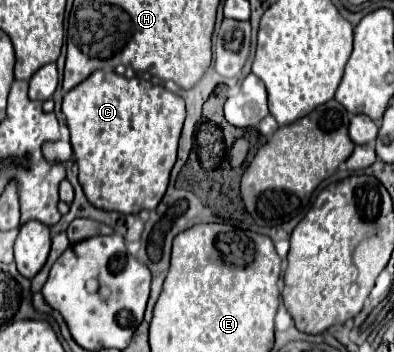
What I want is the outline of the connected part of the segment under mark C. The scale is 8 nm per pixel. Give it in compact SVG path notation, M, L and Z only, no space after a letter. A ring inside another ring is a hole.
M95 70L95 74L63 96L63 114L67 116L67 126L71 130L79 182L87 200L95 208L139 214L141 210L153 210L161 202L169 184L171 168L177 160L177 142L185 120L185 102L181 96L143 78L125 78Z

